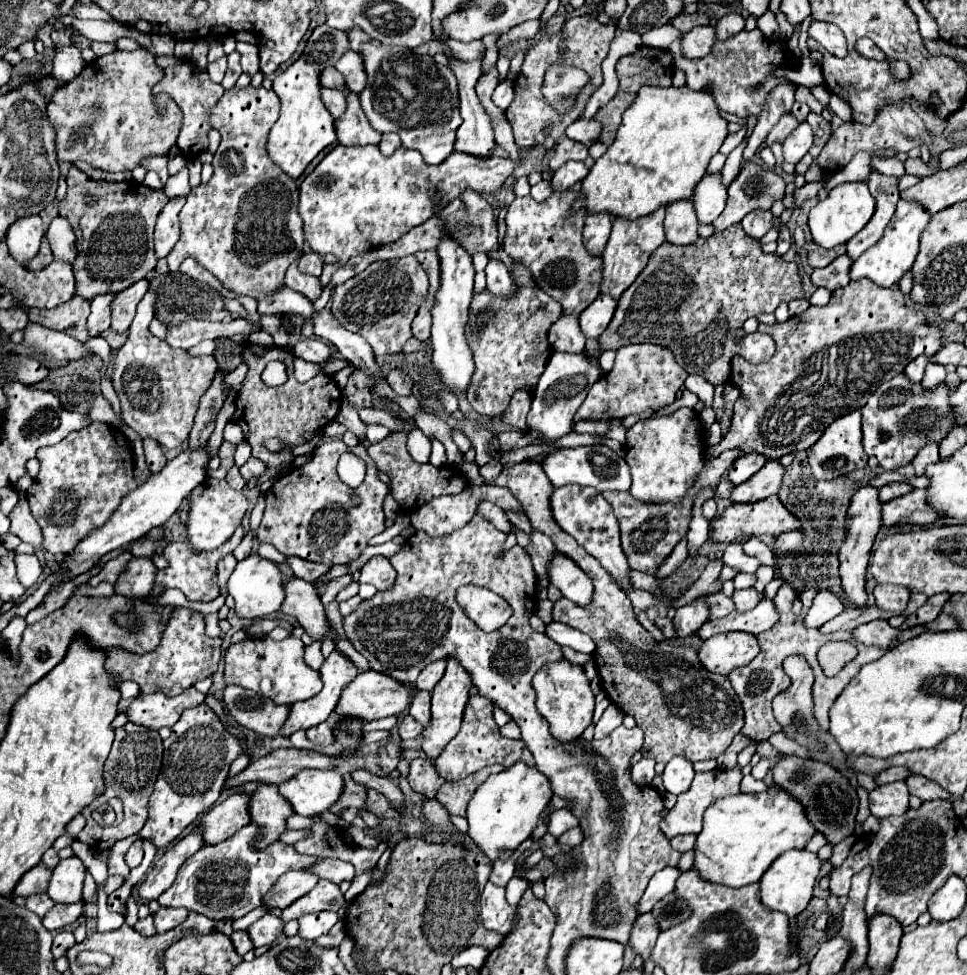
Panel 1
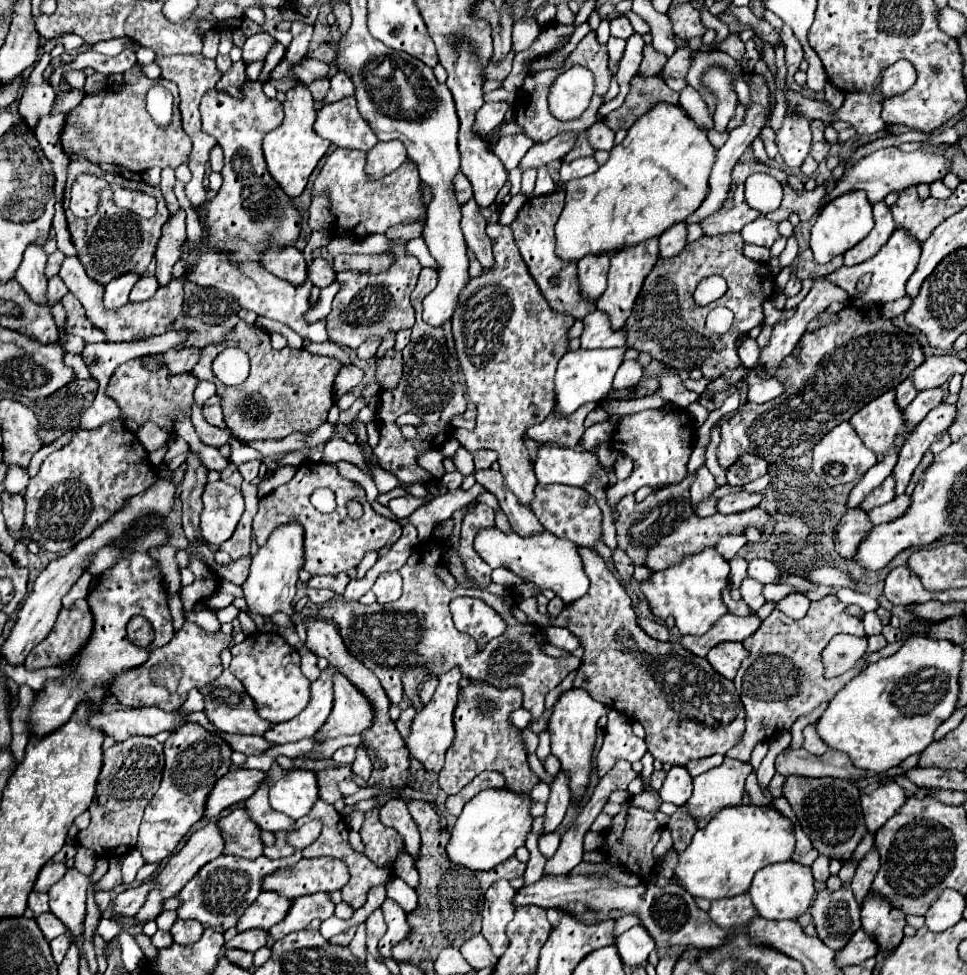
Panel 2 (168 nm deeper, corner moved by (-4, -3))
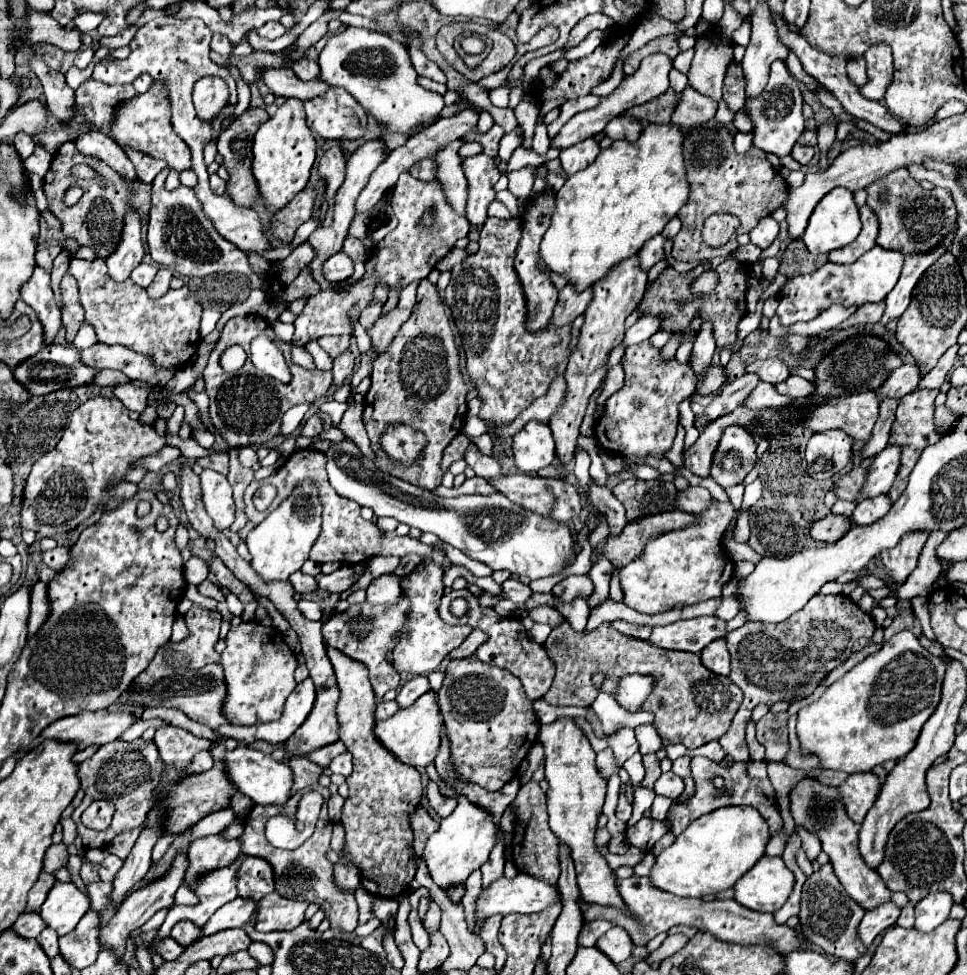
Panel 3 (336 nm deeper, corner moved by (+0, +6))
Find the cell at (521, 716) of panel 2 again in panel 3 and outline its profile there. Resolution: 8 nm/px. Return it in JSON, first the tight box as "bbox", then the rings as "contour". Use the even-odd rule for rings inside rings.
{"bbox":[535,699,587,723],"contour":[[[539,699],[535,701],[535,713],[541,723],[553,723],[555,719],[561,719],[561,717],[579,717],[579,715],[585,717],[587,709],[585,707],[553,707],[545,699]]]}

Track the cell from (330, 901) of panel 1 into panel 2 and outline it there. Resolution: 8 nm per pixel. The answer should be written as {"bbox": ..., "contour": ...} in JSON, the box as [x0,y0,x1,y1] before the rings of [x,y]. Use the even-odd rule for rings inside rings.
{"bbox":[269,892,335,940],"contour":[[[317,892],[317,894],[307,894],[307,896],[299,896],[293,906],[291,912],[285,916],[285,920],[281,920],[279,924],[275,924],[269,930],[269,936],[273,940],[281,940],[287,934],[295,932],[295,930],[303,930],[309,926],[311,920],[319,918],[319,920],[327,920],[331,918],[335,912],[335,904],[329,898],[327,892]]]}

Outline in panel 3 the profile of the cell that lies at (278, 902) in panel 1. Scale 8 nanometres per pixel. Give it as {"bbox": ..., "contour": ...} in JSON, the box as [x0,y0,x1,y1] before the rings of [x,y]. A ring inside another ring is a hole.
{"bbox":[201,899,257,935],"contour":[[[235,899],[231,903],[227,903],[225,907],[221,907],[219,911],[215,911],[215,915],[203,925],[201,935],[215,935],[219,931],[225,929],[233,929],[233,927],[243,927],[257,911],[257,903],[251,899]]]}

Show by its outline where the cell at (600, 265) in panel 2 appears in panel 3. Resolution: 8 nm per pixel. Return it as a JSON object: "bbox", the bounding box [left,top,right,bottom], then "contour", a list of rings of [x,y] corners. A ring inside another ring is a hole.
{"bbox":[547,285,591,329],"contour":[[[567,285],[567,287],[559,293],[559,301],[557,301],[557,305],[555,305],[551,323],[549,323],[547,327],[551,329],[551,327],[569,325],[575,317],[583,315],[583,311],[587,309],[589,301],[591,301],[591,289],[587,289],[587,291],[583,291],[583,293],[577,293],[577,291],[573,289],[573,285]]]}

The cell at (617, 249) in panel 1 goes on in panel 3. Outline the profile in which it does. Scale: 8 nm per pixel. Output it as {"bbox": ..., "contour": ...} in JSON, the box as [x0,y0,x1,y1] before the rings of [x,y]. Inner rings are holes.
{"bbox":[549,255,647,465],"contour":[[[637,255],[619,263],[605,279],[601,279],[593,285],[593,299],[583,313],[585,323],[581,327],[579,343],[571,351],[567,371],[565,371],[567,399],[563,401],[559,411],[555,411],[555,415],[549,419],[549,427],[551,427],[553,439],[555,439],[555,455],[561,465],[567,465],[575,457],[579,425],[585,417],[589,397],[595,393],[595,389],[605,379],[609,353],[613,347],[617,347],[623,341],[623,335],[625,335],[623,323],[633,313],[633,309],[639,305],[639,301],[645,293],[645,285],[647,285],[647,273],[641,271]]]}

